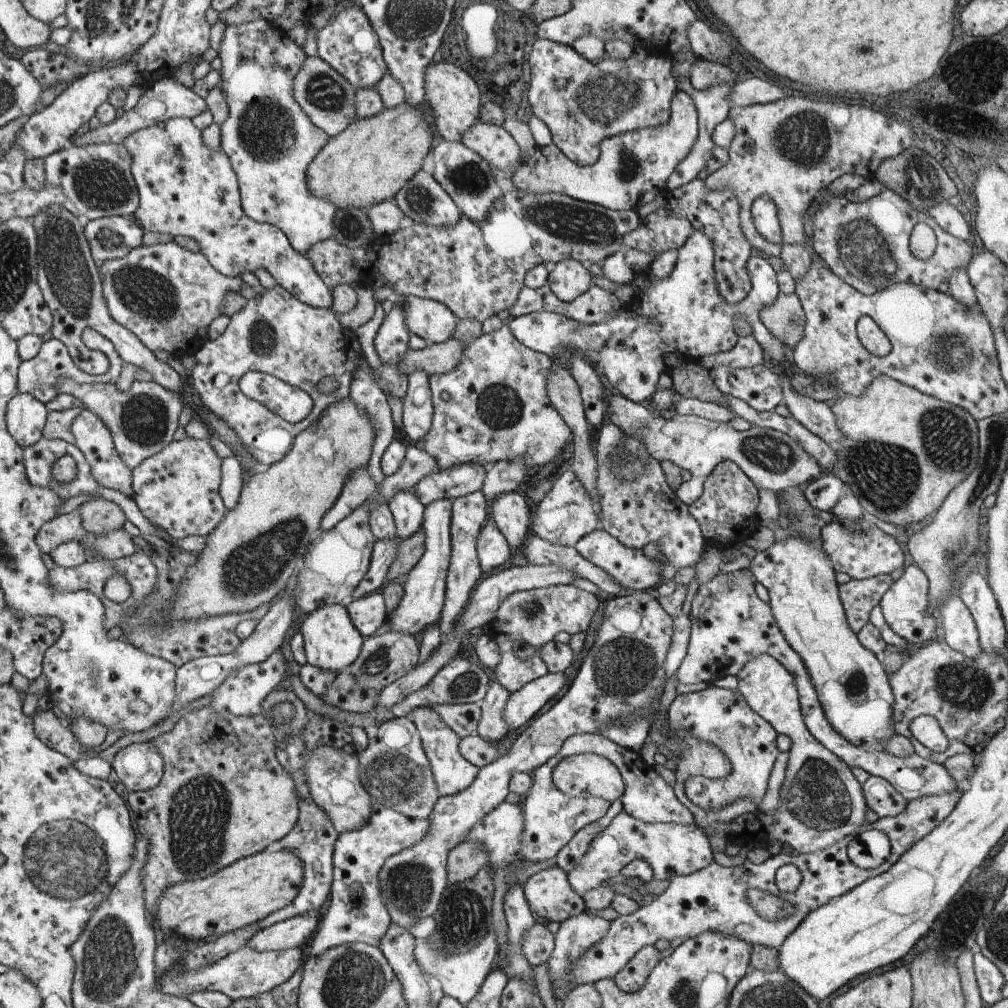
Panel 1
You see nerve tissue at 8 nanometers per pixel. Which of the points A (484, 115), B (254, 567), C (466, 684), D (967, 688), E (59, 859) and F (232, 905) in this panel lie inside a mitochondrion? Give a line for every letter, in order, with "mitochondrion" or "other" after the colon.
A: other
B: mitochondrion
C: mitochondrion
D: mitochondrion
E: mitochondrion
F: other

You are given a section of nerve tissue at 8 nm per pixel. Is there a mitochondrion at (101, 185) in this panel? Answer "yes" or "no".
yes

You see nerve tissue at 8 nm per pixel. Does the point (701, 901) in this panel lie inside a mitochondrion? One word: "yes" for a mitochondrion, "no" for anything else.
no

